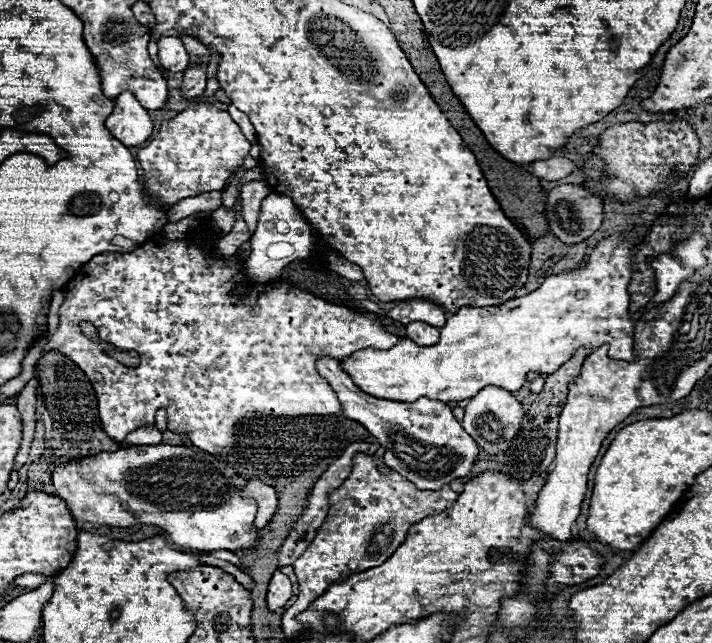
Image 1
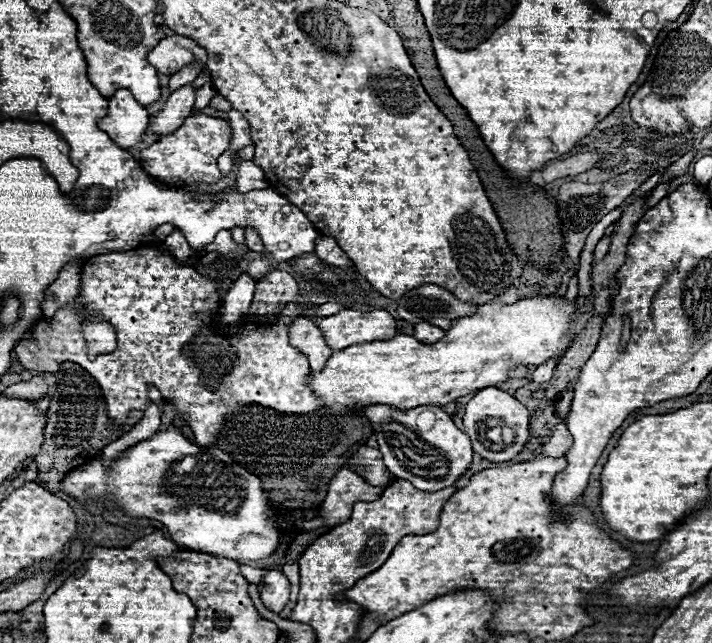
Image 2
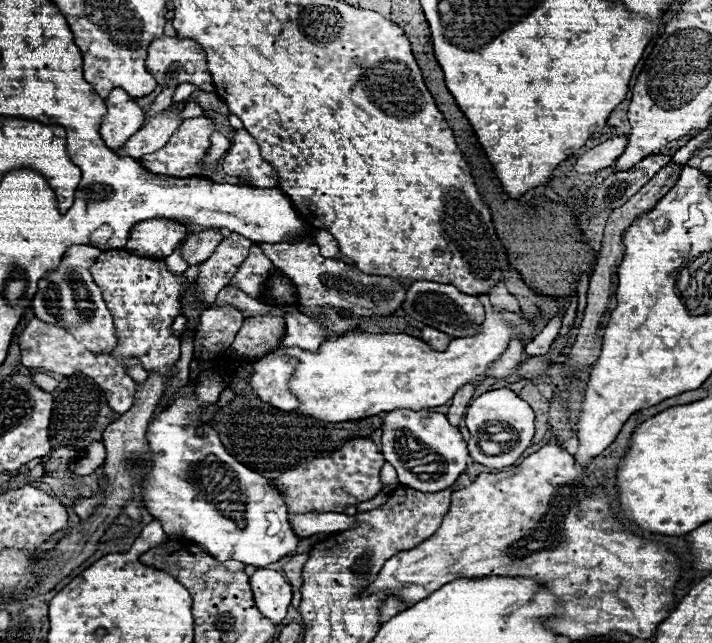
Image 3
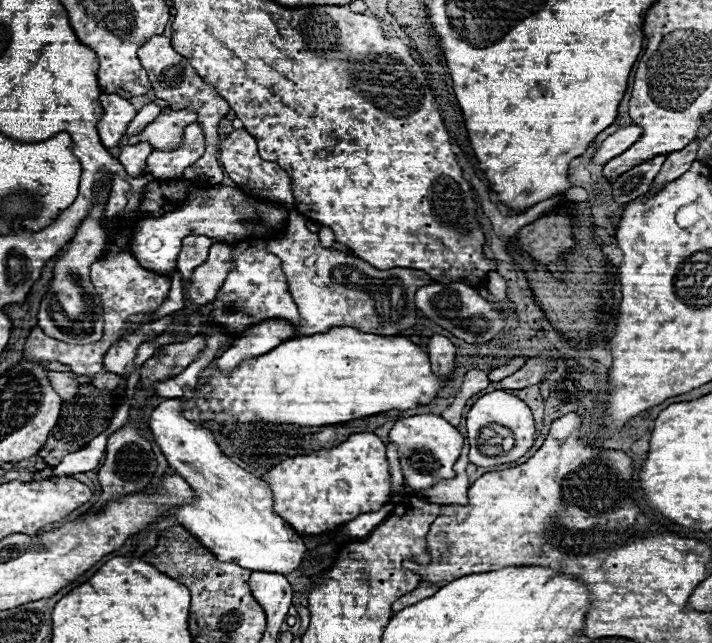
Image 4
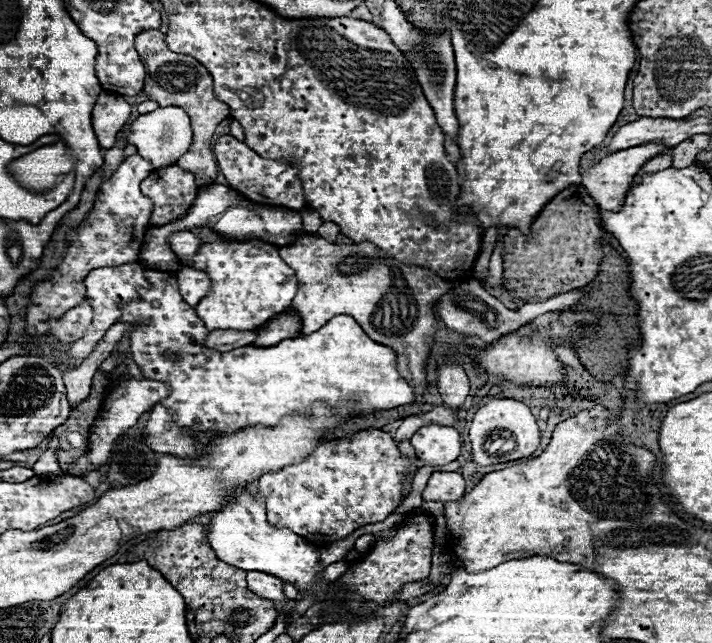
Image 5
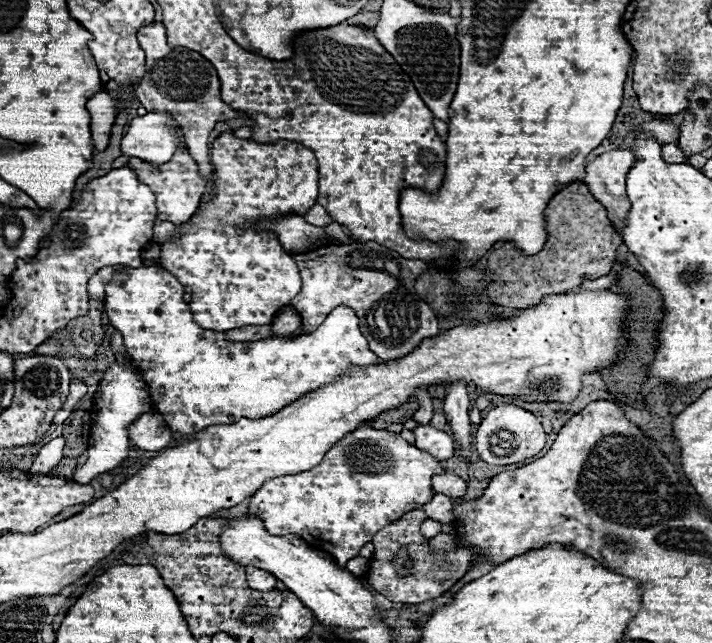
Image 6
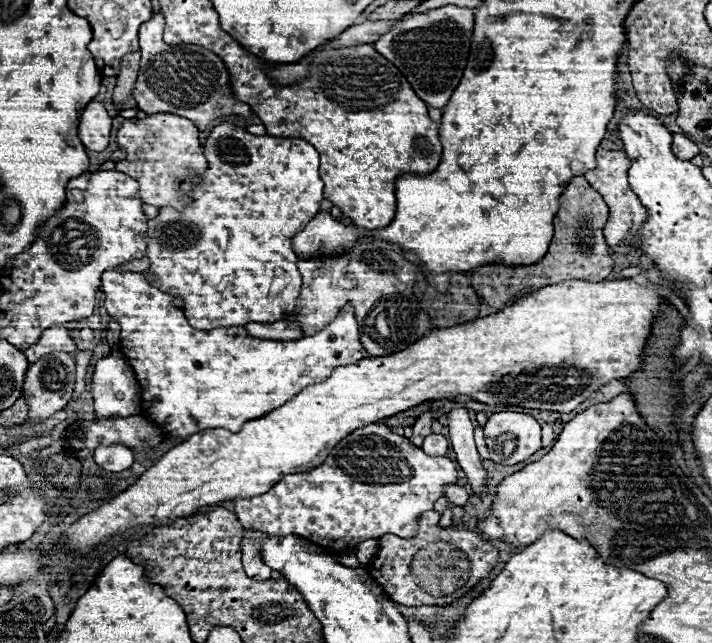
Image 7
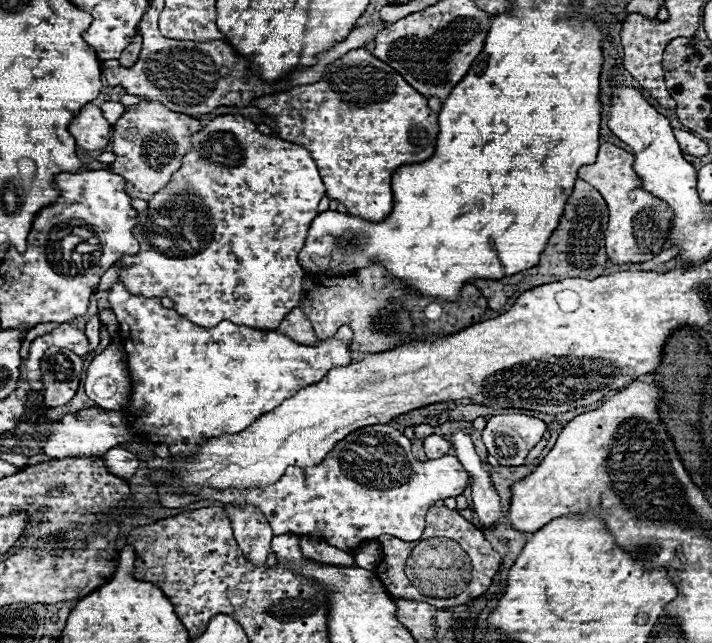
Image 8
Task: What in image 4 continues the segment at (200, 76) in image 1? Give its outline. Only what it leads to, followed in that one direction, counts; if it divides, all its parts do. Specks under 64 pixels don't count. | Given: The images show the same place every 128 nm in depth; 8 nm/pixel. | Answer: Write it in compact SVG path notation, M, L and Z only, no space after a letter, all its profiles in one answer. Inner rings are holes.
M140 142L138 146L124 146L120 150L120 164L124 166L126 174L132 176L132 178L148 178L152 176L150 174L150 168L146 166L146 158L148 154L152 152L152 146L146 144L146 142Z

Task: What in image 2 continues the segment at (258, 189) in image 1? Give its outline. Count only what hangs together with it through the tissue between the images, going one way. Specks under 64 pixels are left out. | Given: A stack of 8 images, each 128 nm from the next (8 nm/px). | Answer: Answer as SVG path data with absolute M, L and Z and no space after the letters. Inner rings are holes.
M246 228L246 246L248 246L252 252L256 252L256 254L268 254L268 250L264 250L262 240L260 240L250 228Z

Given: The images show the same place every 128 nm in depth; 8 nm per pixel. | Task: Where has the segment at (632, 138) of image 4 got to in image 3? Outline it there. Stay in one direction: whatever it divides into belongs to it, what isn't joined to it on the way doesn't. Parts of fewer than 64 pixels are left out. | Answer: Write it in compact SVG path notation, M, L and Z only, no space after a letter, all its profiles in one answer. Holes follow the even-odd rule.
M614 136L602 144L598 144L596 148L588 150L582 158L578 158L574 164L574 170L580 174L600 172L600 170L604 170L616 162L616 158L622 154L626 144L628 144L626 136Z

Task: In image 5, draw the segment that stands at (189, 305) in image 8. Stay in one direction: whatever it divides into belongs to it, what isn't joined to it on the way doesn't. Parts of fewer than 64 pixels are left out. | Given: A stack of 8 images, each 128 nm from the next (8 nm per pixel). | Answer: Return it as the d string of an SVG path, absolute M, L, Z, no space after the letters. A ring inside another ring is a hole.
M230 134L218 138L218 142L214 144L214 154L224 178L228 180L228 186L236 190L240 196L260 205L285 207L296 211L306 206L302 182L298 178L300 170L294 168L290 162L262 158L254 150L250 150L244 142L238 142ZM212 236L210 242L200 244L198 252L192 256L192 262L188 266L194 270L204 270L212 280L208 296L202 298L200 304L196 306L196 314L204 320L208 330L256 330L262 324L266 324L276 312L290 308L290 302L298 290L296 272L280 258L280 248L254 238L234 240L234 238Z

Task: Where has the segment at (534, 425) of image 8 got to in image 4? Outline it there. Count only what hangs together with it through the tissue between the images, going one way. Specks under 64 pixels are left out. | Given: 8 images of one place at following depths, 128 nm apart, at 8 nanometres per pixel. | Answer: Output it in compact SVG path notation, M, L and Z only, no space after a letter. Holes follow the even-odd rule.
M496 390L496 392L490 392L490 394L478 398L476 404L472 406L472 410L468 412L466 426L468 426L468 440L470 440L468 460L470 460L472 464L476 464L476 466L498 466L498 464L514 462L514 460L522 458L522 456L532 448L532 444L534 444L534 432L536 432L536 430L534 430L534 420L532 420L530 408L528 408L520 398L510 396L510 394L506 394L504 390ZM494 422L496 422L496 424L502 424L502 426L506 426L506 428L512 428L512 434L514 434L516 444L514 444L512 450L504 452L502 456L484 456L484 454L478 452L476 440L478 440L478 436L480 436L480 430L482 430L484 426L488 426L488 424L494 424Z

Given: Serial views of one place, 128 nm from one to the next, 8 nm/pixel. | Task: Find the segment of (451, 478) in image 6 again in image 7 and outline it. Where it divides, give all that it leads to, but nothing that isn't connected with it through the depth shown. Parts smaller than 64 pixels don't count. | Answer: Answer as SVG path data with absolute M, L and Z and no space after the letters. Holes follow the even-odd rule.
M450 484L450 486L446 486L446 498L456 506L464 506L468 500L468 492L458 484Z

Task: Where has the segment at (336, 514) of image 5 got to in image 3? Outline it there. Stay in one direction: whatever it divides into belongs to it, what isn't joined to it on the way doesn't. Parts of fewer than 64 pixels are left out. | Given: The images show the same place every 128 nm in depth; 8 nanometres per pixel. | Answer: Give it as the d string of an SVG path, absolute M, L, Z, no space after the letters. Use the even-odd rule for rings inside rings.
M352 438L330 456L304 460L276 478L276 486L288 506L288 516L308 512L344 512L346 506L372 500L382 490L380 470L384 456L370 438Z

